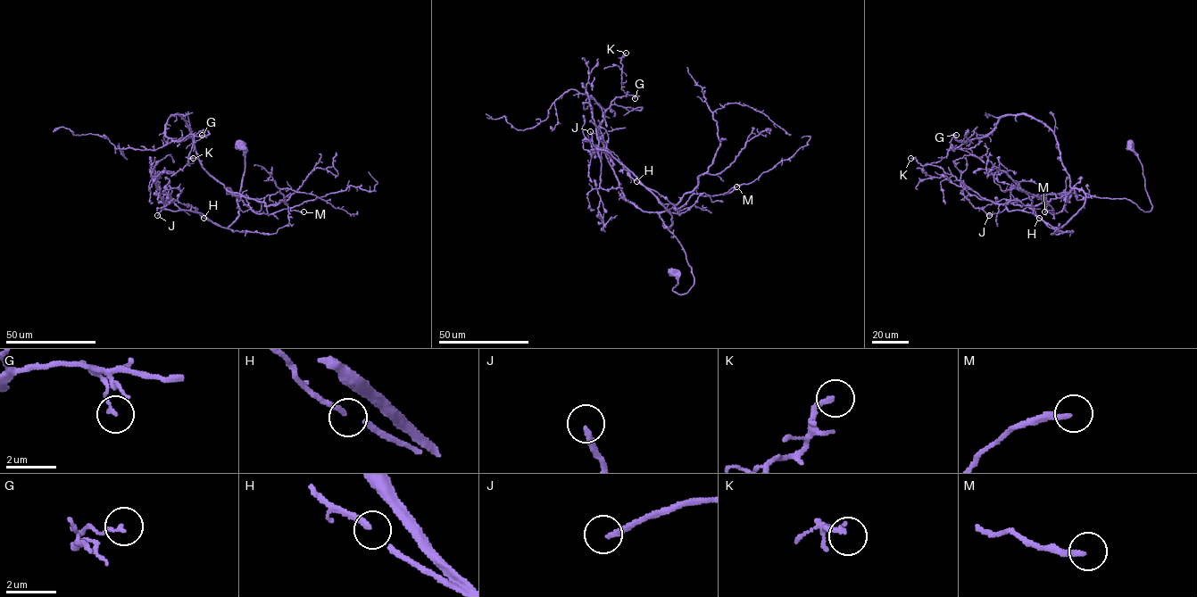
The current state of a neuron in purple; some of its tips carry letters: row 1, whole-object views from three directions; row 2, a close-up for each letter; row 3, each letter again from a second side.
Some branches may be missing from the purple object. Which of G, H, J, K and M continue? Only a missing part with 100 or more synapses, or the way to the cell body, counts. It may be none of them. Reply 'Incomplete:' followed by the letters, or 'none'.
Incomplete: J

